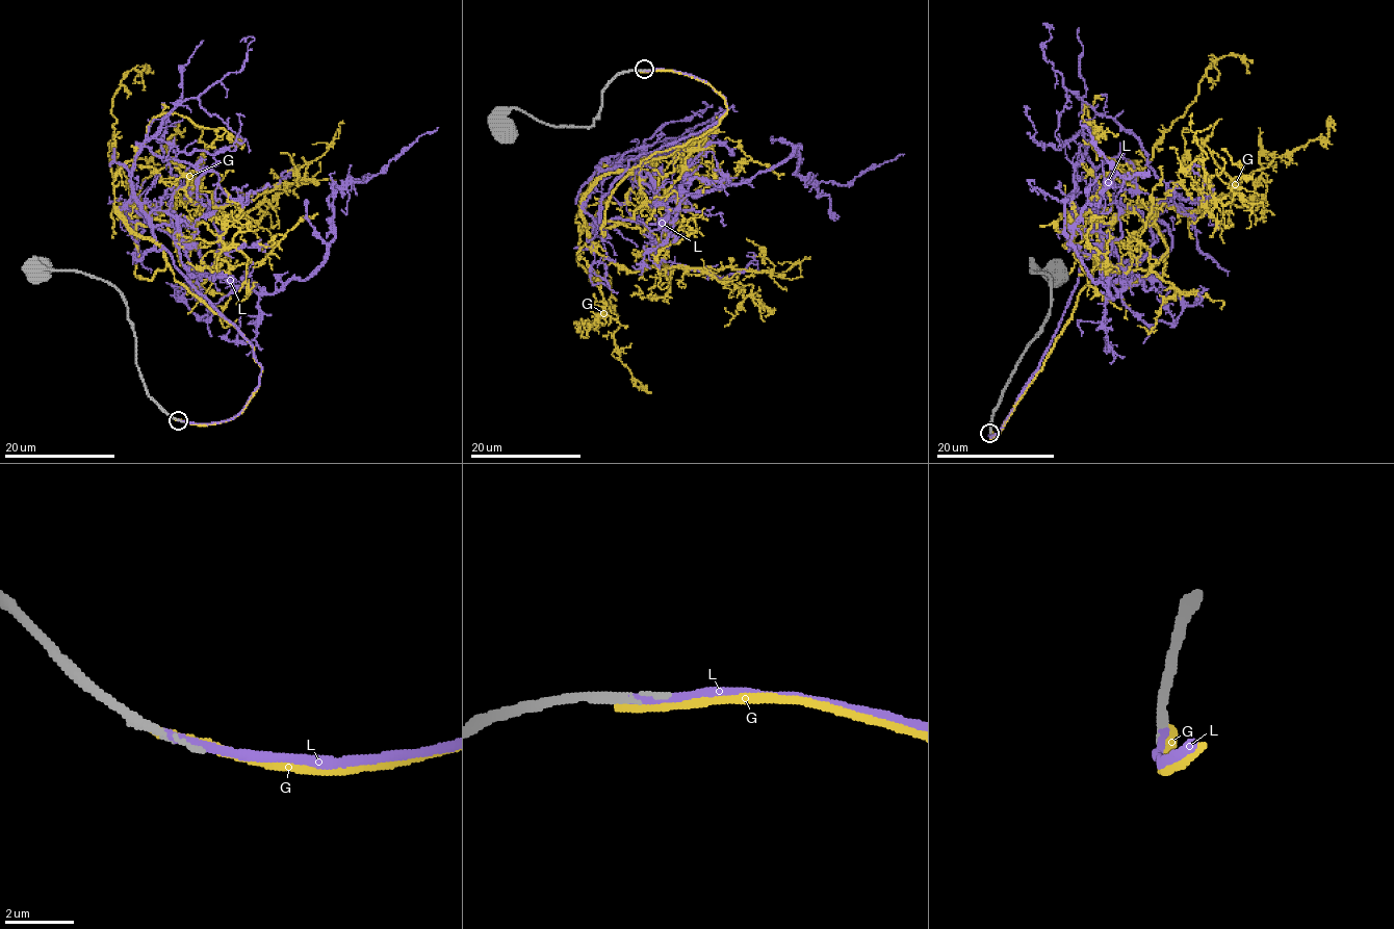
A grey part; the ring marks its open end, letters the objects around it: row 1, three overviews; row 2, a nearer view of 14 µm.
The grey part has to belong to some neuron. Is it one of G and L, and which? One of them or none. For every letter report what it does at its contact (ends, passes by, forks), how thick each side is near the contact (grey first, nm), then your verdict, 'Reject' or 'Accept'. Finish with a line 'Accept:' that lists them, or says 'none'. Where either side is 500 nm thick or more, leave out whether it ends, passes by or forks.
G: It ends there. Thickness 240 nm (grey) against 240 nm. Reject
L: It ends there. Thickness 240 nm (grey) against 320 nm. Accept
Accept: L

